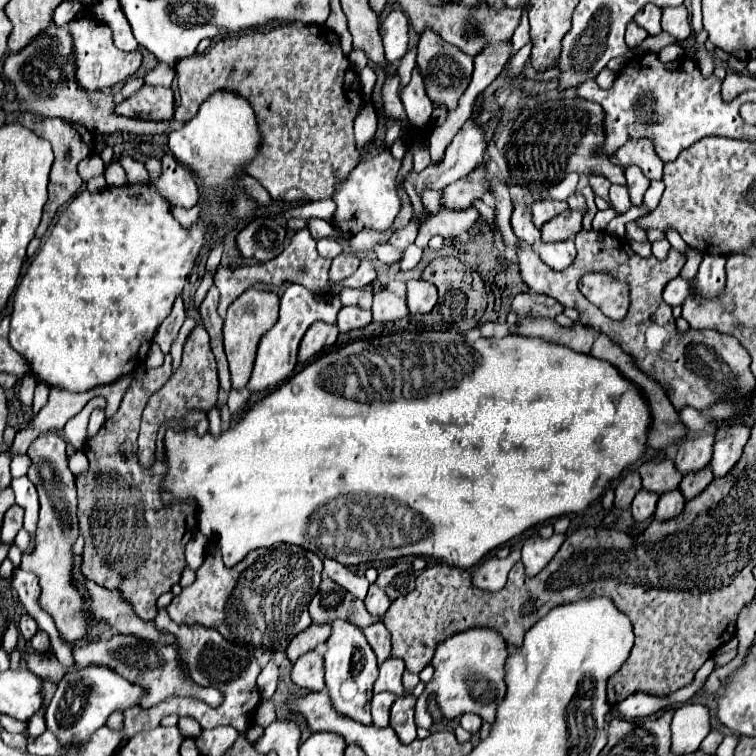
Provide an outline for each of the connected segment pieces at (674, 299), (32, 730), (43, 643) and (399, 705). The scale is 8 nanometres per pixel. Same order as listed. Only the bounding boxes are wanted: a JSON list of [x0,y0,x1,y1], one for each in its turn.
[[664,277,692,307],[27,705,46,738],[30,631,50,653],[390,695,416,743]]

